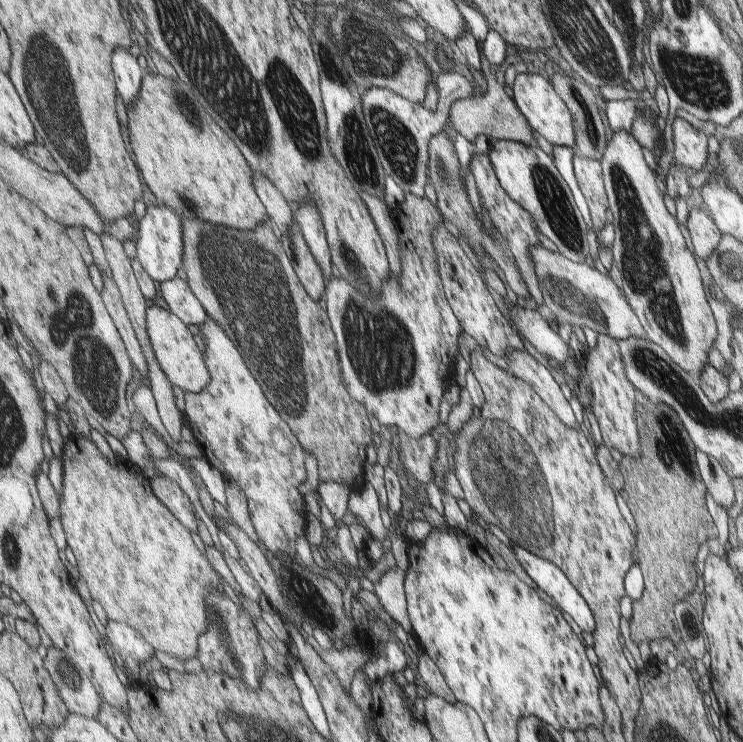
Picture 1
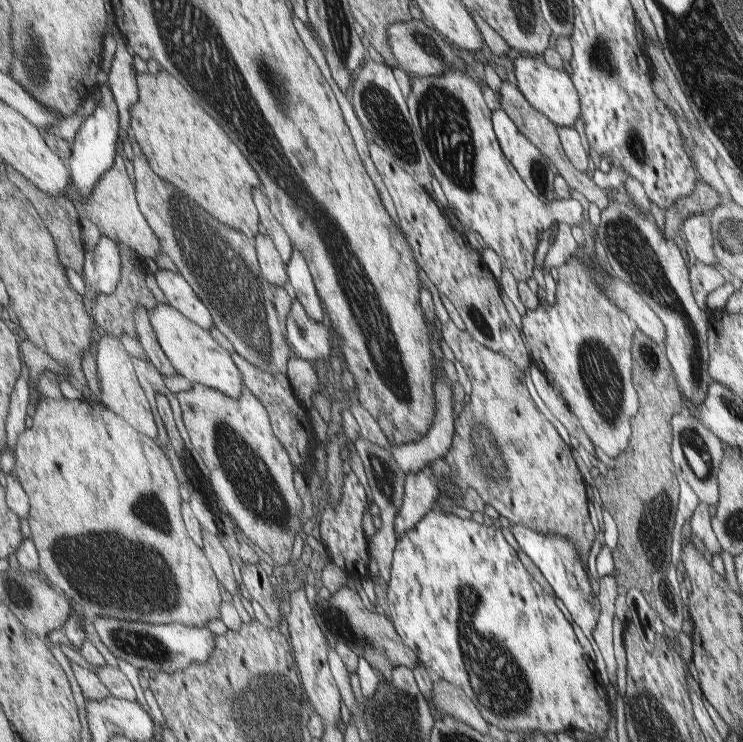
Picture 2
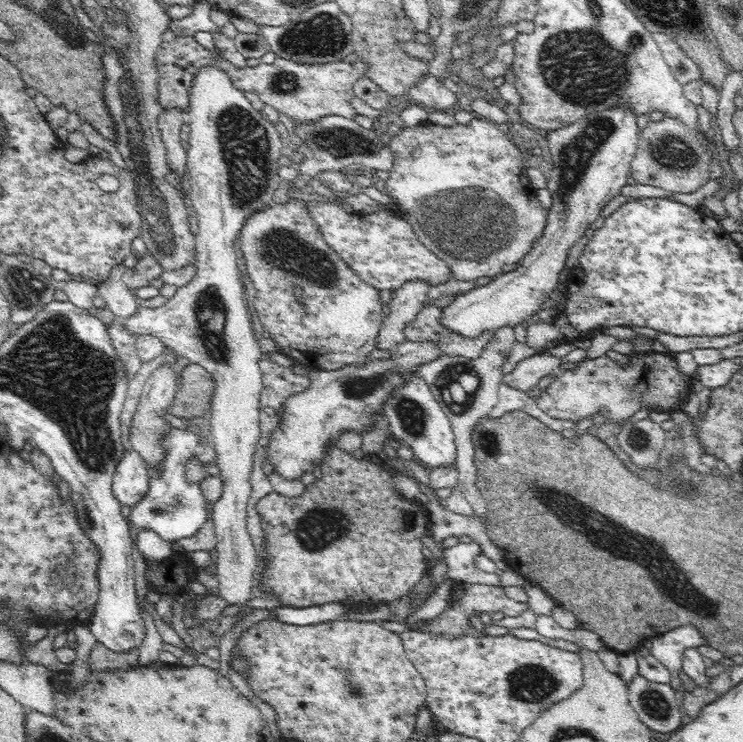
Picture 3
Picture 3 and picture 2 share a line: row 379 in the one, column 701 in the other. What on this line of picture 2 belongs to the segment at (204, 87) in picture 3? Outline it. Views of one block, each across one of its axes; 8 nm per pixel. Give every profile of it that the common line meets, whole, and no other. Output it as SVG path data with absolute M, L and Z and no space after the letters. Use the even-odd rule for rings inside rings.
M698 213L688 216L682 224L682 234L686 246L691 250L694 258L706 265L716 263L711 249L711 230L709 229L709 215Z

